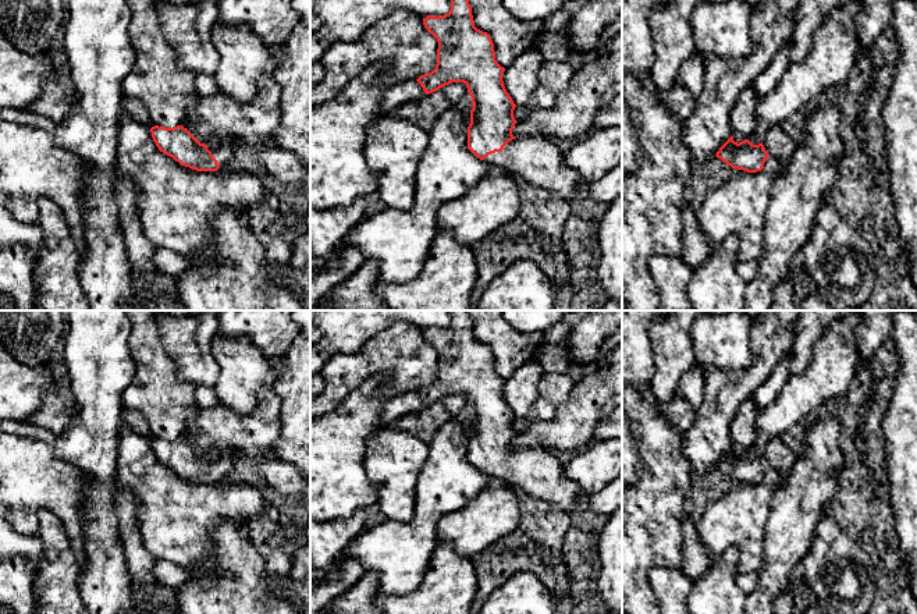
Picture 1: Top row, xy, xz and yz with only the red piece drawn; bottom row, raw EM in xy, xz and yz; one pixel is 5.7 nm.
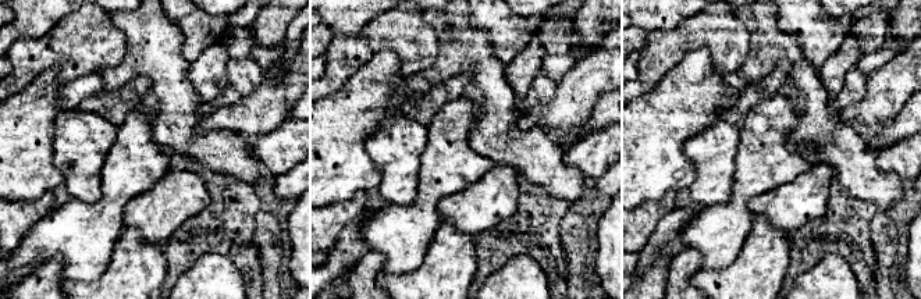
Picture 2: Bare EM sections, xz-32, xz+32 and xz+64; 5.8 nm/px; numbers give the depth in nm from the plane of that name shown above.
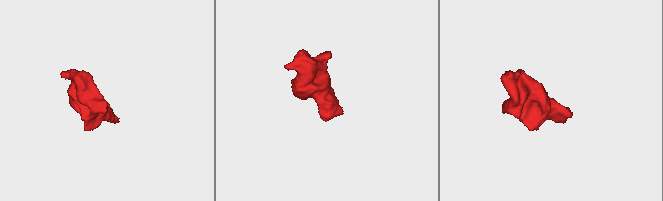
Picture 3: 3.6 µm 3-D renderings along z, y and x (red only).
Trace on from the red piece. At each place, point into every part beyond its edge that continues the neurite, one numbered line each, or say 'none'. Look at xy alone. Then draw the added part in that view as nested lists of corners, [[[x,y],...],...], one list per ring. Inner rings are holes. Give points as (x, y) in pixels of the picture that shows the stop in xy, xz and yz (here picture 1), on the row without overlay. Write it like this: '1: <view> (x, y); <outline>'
1: xy (221, 460); [[[224,446],[212,447],[205,457],[212,464],[220,479],[231,472],[235,459],[235,454],[228,451]]]

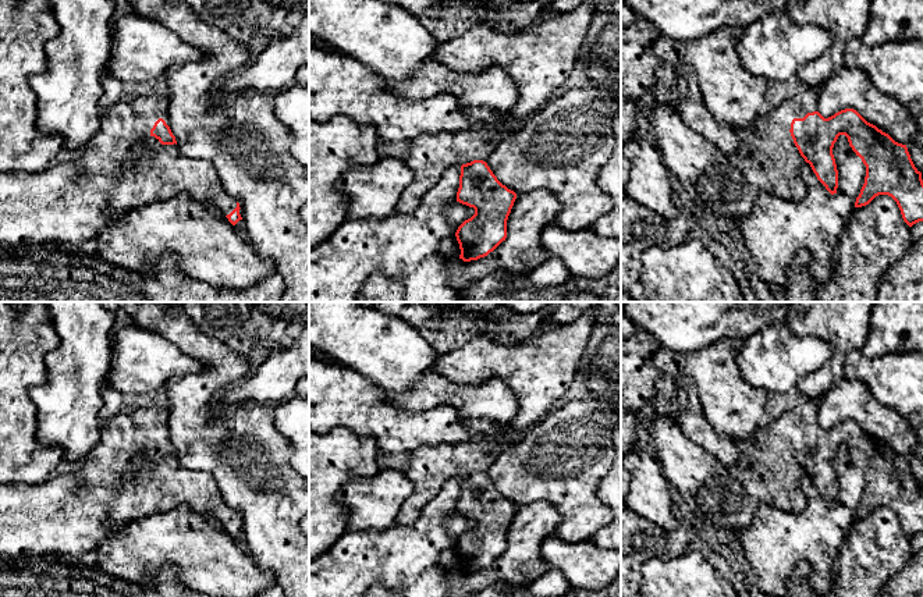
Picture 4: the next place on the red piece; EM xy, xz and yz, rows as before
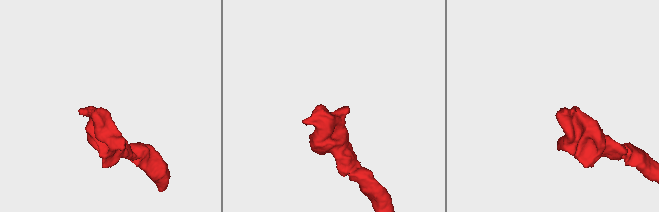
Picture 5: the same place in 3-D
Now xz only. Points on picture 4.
1: xz (539, 370); [[[593,310],[553,331],[504,345],[482,333],[465,345],[440,355],[433,372],[455,384],[479,384],[489,379],[507,383],[518,399],[511,424],[500,430],[486,419],[466,420],[468,438],[413,449],[404,470],[413,491],[400,508],[397,523],[412,526],[441,486],[458,476],[486,473],[494,456],[510,445],[511,434],[526,433],[565,395],[596,324]]]

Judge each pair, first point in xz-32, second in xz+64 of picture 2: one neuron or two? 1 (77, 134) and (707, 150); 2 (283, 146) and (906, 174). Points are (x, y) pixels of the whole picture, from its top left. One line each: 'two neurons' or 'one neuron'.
1: one neuron
2: one neuron

